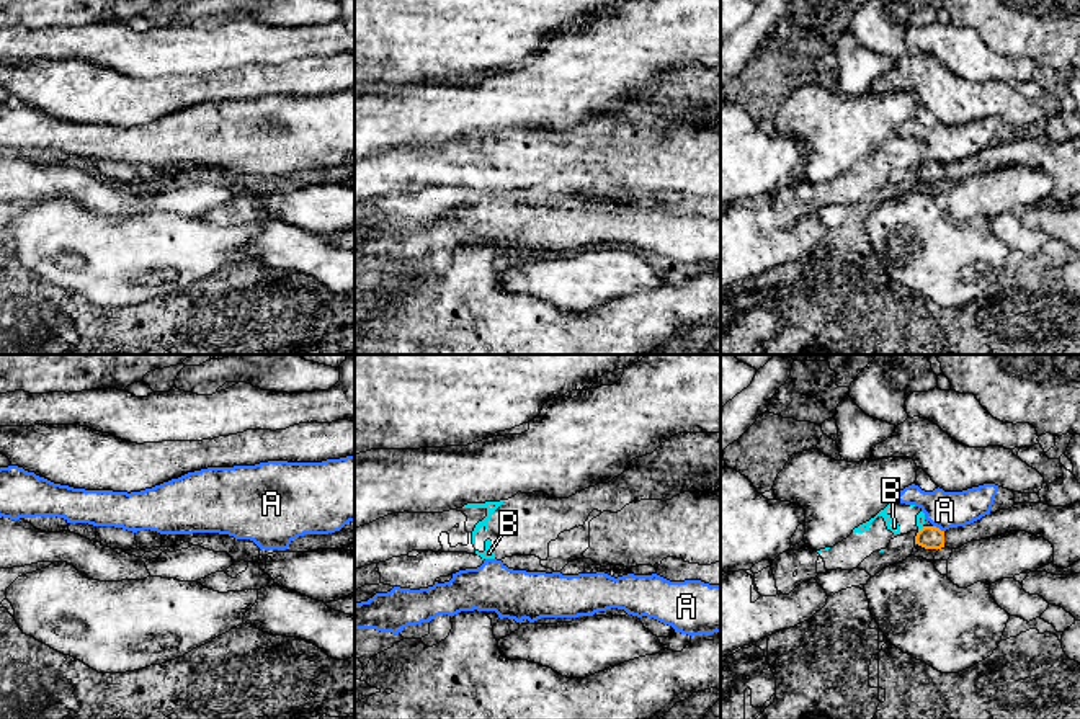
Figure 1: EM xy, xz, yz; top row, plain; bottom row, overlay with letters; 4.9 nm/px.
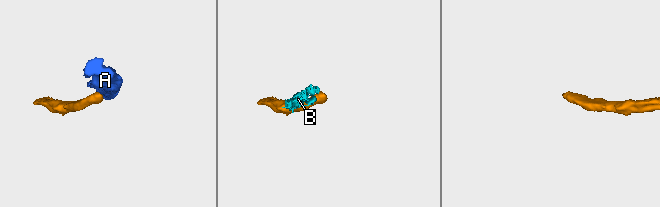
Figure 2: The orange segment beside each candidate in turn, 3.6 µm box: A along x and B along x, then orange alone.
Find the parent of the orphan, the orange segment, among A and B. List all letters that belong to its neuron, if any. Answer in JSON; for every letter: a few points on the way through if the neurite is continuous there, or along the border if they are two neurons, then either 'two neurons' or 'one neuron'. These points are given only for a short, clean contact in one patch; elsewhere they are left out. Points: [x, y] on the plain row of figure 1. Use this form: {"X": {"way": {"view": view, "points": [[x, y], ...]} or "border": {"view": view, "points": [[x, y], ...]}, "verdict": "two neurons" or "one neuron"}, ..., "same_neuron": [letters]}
{"A": {"border": {"view": "yz", "points": [[933, 159], [943, 165]]}, "verdict": "two neurons"}, "B": {"verdict": "two neurons"}, "same_neuron": []}

